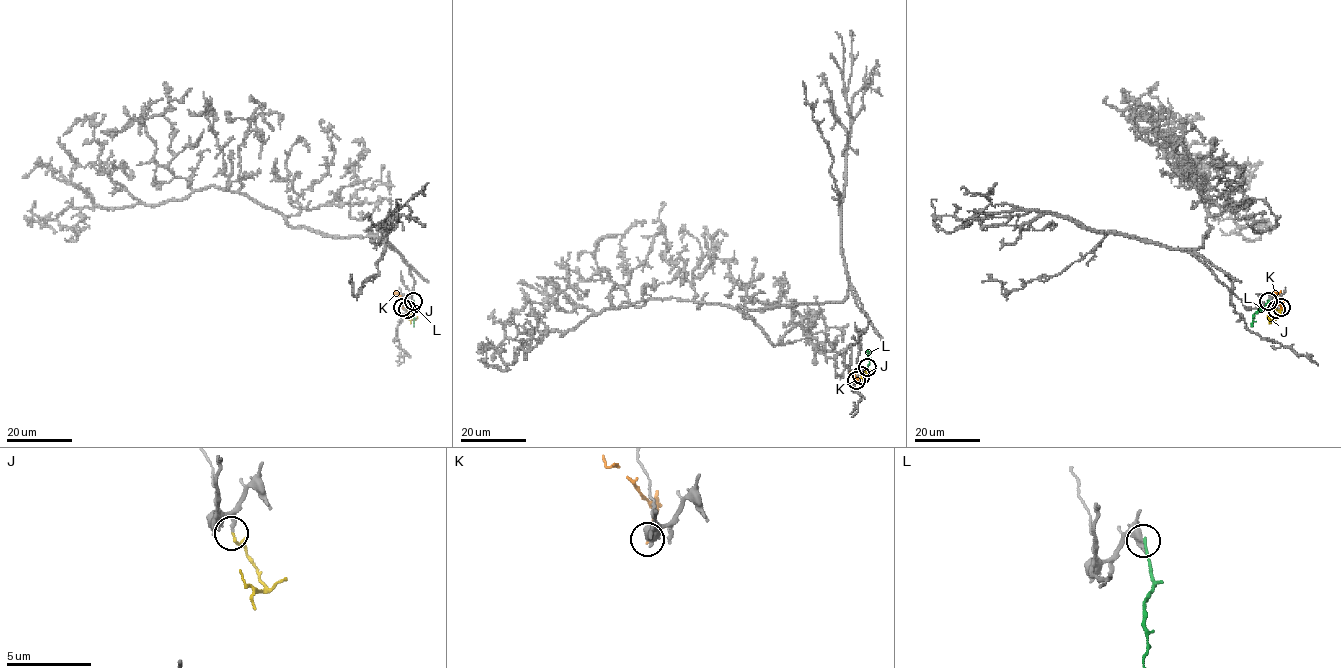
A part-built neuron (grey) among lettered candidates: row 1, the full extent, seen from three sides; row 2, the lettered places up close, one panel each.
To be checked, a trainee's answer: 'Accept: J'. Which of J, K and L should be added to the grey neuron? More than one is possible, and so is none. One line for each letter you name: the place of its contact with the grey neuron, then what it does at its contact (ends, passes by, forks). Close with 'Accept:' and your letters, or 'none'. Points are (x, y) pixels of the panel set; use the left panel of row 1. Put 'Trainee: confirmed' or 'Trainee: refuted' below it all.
J: (407, 309) | it ends
Accept: J
Trainee: confirmed

